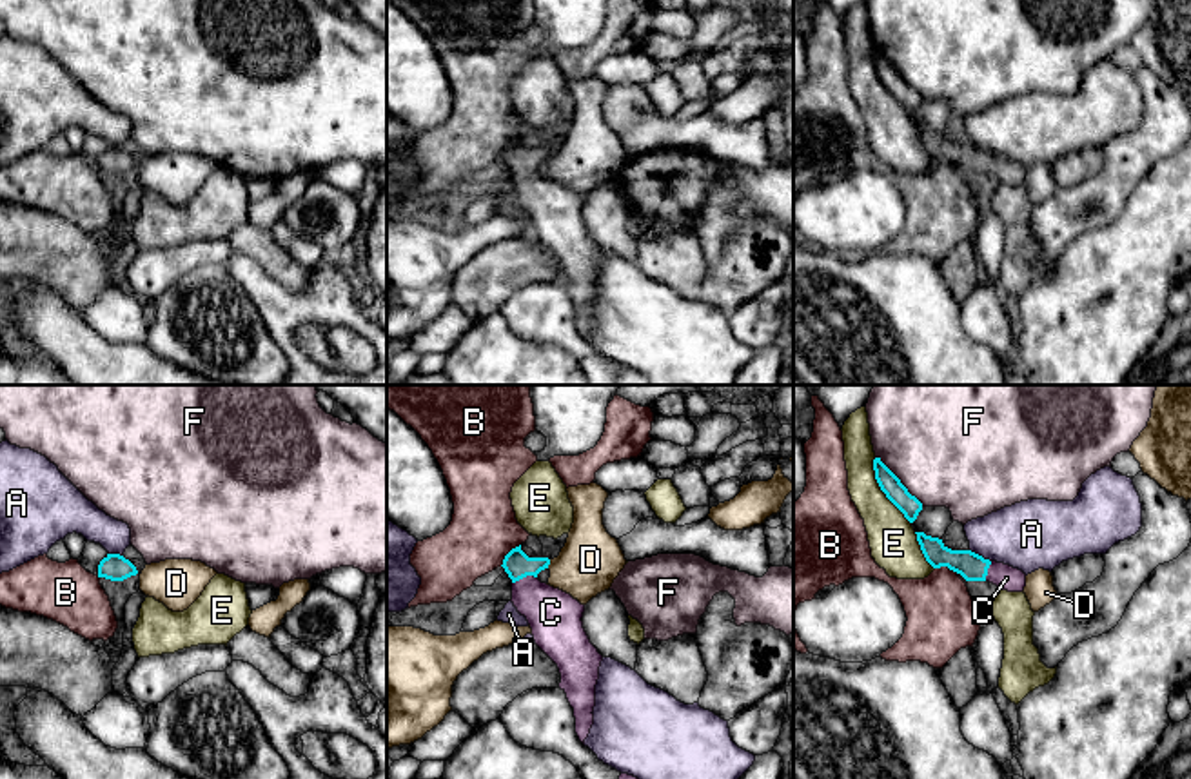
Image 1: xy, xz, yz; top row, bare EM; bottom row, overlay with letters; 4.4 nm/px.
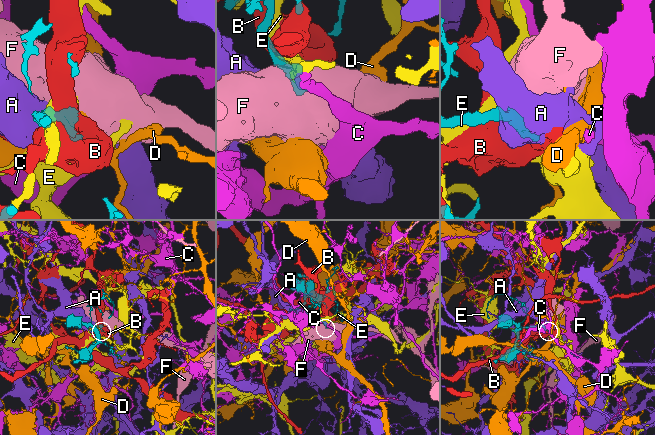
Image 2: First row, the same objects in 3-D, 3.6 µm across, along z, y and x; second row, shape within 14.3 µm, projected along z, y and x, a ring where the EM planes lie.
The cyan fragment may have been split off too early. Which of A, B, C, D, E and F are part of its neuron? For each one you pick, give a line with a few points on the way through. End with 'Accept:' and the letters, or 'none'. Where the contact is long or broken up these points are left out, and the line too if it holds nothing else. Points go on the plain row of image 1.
C: Path across: xz (516, 157), (523, 169), (525, 180), (554, 209)
Accept: C

